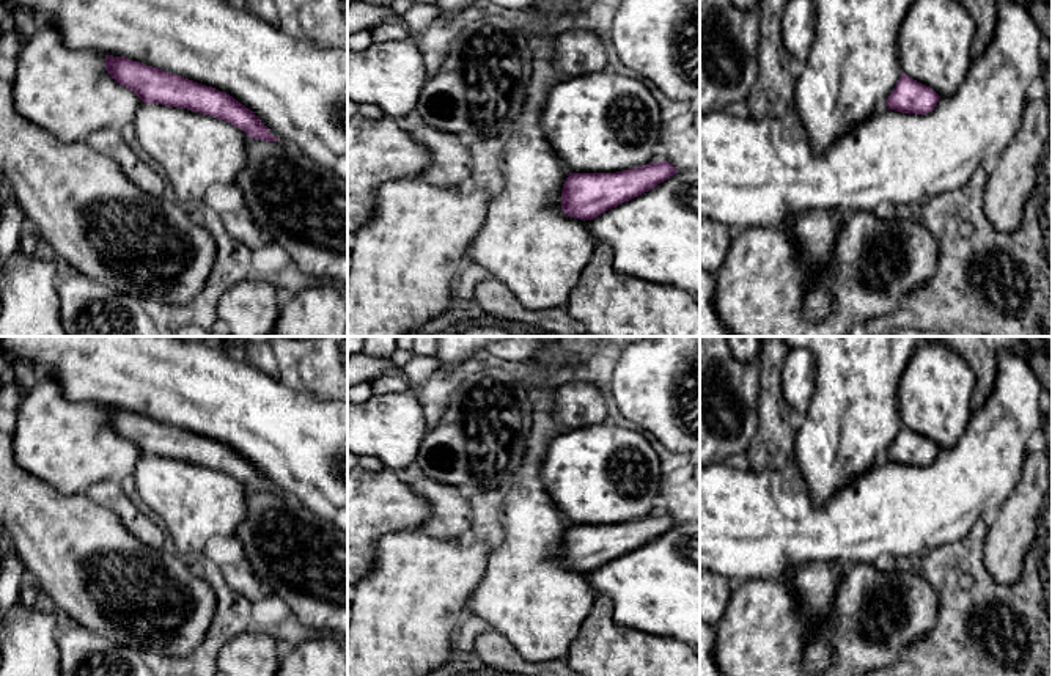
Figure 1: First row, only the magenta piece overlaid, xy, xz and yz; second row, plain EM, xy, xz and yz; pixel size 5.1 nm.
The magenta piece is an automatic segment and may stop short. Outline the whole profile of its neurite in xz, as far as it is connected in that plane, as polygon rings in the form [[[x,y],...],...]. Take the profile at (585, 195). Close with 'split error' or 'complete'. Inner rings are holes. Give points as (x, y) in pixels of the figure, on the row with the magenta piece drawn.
[[[667,160],[616,173],[569,173],[561,211],[585,222],[590,237],[607,244],[620,274],[700,294],[700,170],[678,171]]] | split error

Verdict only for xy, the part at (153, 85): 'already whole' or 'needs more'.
needs more

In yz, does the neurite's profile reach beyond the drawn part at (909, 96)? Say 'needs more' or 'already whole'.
needs more

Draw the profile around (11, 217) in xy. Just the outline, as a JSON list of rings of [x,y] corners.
[[[5,186],[0,209],[0,277],[5,263],[19,252],[24,219],[22,209],[16,204],[8,186]]]

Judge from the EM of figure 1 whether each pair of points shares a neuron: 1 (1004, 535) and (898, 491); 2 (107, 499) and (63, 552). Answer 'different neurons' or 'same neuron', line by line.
1: different neurons
2: different neurons

